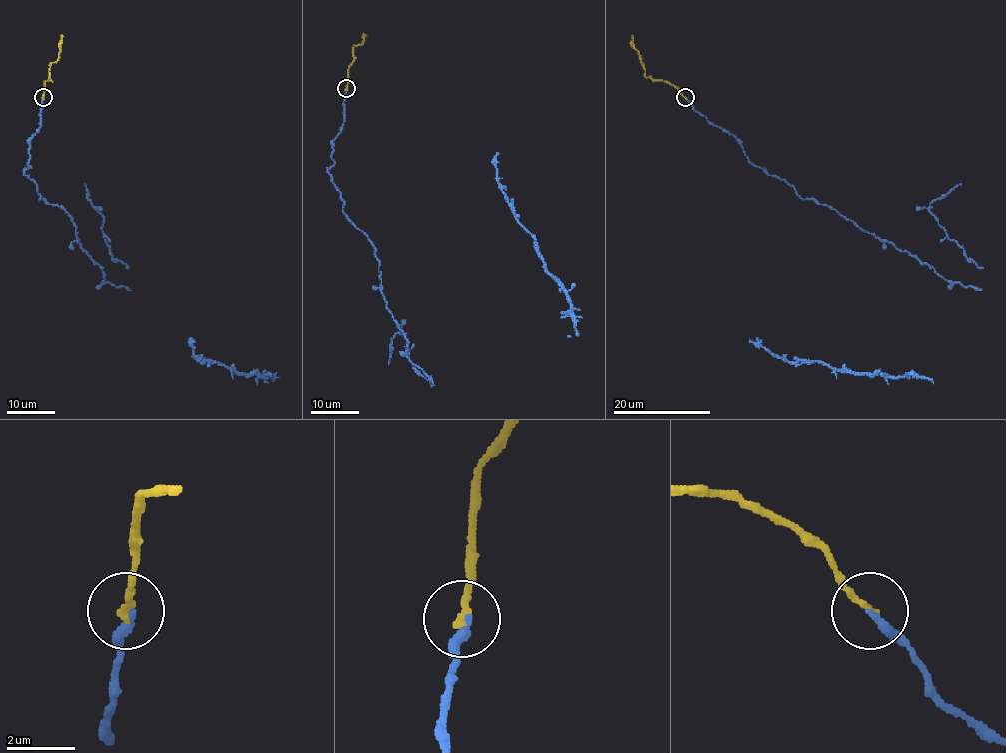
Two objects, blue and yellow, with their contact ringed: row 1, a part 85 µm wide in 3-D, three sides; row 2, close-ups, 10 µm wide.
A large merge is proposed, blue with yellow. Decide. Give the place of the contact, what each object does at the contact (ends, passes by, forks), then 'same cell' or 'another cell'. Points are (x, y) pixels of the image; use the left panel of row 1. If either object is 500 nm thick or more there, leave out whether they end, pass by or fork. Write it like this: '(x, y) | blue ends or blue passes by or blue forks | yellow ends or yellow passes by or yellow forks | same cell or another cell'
(43, 97) | blue ends | yellow ends | same cell

